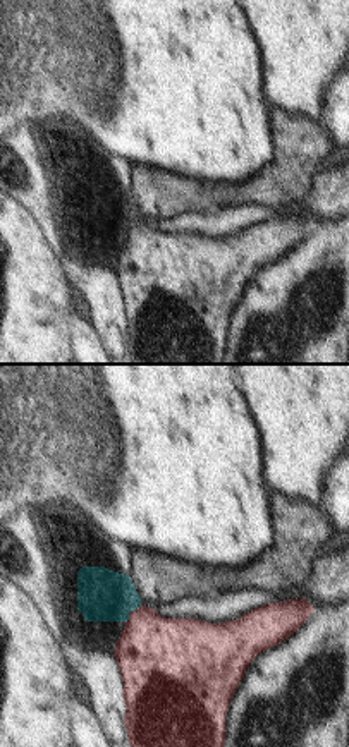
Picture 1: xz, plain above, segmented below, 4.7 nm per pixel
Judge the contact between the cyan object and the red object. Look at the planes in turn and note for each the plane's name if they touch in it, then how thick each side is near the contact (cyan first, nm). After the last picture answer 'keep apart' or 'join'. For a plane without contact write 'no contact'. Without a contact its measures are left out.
contact in xz; calibres 240 and 380 nm

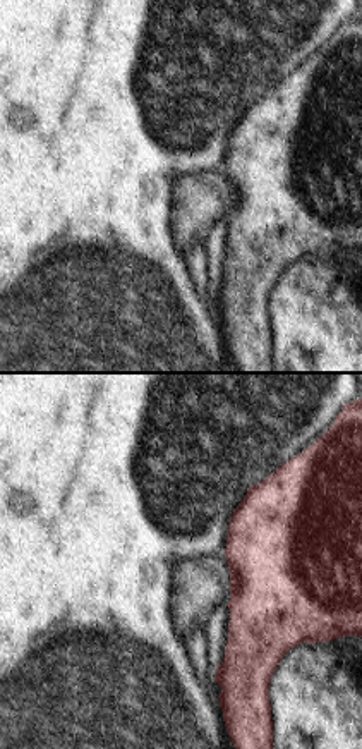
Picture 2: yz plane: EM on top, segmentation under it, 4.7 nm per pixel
contact in yz; calibres 20 and 480 nm

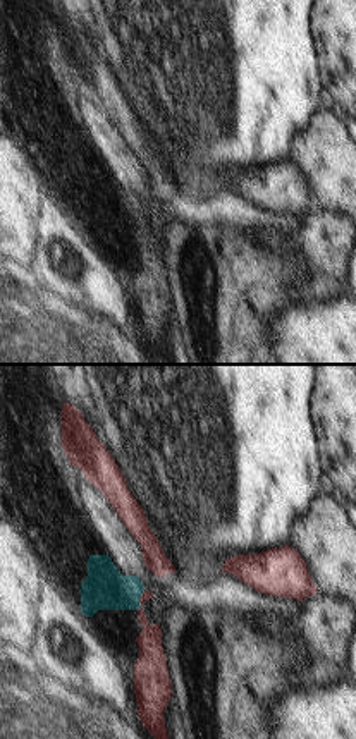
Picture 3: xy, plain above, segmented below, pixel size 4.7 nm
contact in xy; calibres 200 and 110 nm

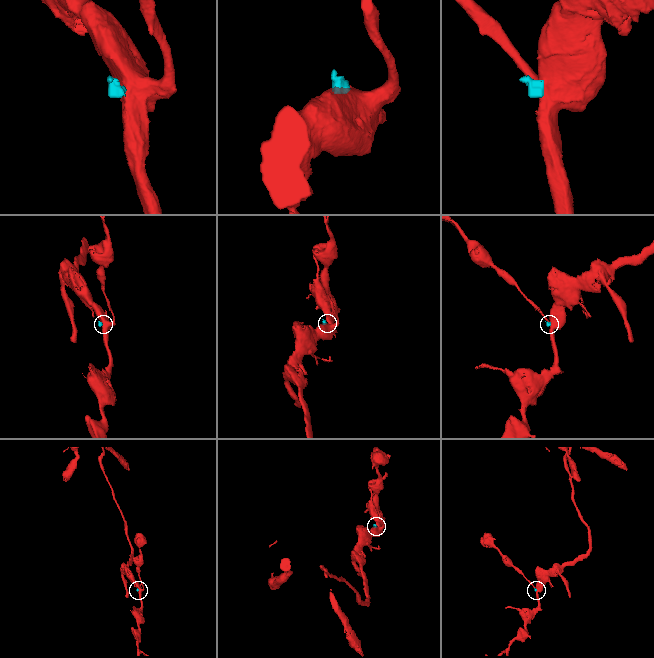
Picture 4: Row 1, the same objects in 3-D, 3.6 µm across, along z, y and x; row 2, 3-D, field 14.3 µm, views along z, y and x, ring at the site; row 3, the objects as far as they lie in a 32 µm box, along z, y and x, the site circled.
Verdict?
keep apart

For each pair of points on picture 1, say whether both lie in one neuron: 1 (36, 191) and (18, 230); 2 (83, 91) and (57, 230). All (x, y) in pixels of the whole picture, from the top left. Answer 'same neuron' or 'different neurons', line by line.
1: different neurons
2: different neurons

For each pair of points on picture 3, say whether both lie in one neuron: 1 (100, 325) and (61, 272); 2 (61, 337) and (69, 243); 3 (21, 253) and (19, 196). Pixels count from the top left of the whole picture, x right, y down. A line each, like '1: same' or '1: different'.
1: different
2: different
3: same

